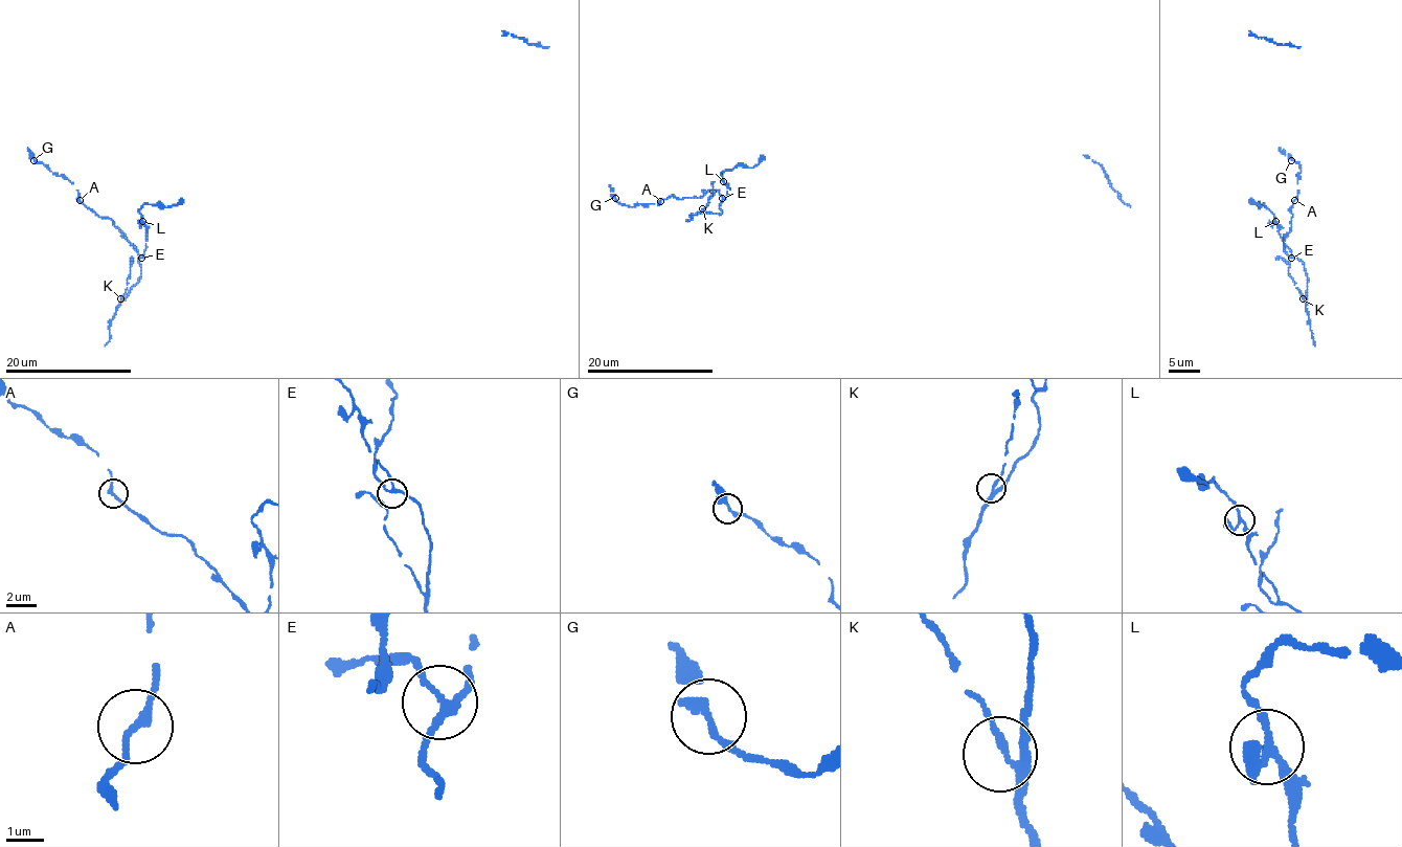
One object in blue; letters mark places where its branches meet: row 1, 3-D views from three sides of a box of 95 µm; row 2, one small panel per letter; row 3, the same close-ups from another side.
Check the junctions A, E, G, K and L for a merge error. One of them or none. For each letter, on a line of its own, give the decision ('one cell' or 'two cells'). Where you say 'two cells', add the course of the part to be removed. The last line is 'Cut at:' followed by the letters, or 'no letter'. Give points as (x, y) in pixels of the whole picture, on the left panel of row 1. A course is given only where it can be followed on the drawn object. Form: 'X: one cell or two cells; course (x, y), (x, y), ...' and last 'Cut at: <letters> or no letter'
A: one cell
E: one cell
G: one cell
K: one cell
L: one cell
Cut at: no letter

